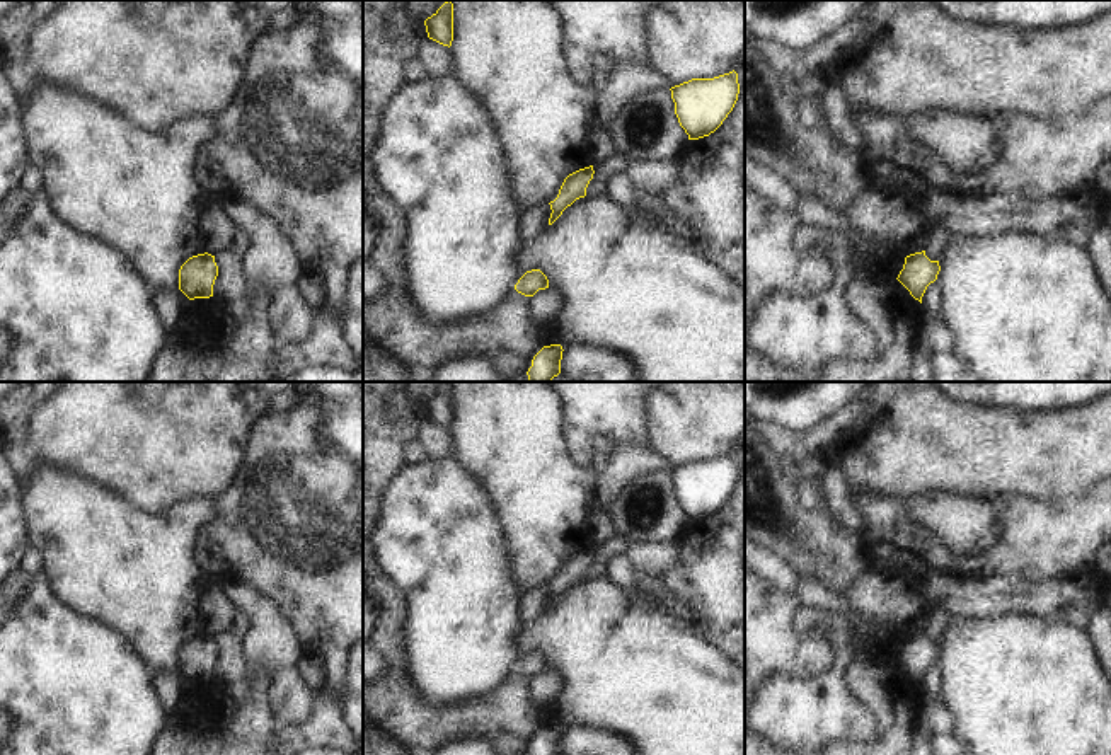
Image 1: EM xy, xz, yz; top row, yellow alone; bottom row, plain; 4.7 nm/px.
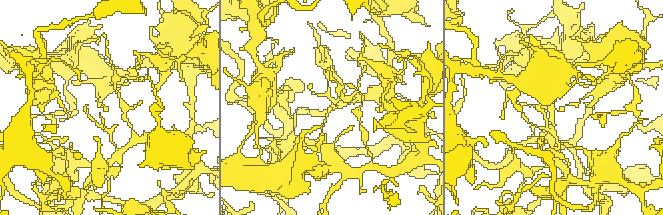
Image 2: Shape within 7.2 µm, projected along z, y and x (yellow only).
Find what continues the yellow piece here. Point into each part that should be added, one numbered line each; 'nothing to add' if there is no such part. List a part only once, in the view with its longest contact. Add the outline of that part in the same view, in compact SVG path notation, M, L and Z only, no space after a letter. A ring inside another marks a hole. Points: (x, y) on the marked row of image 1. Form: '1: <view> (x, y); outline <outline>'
nothing to add

